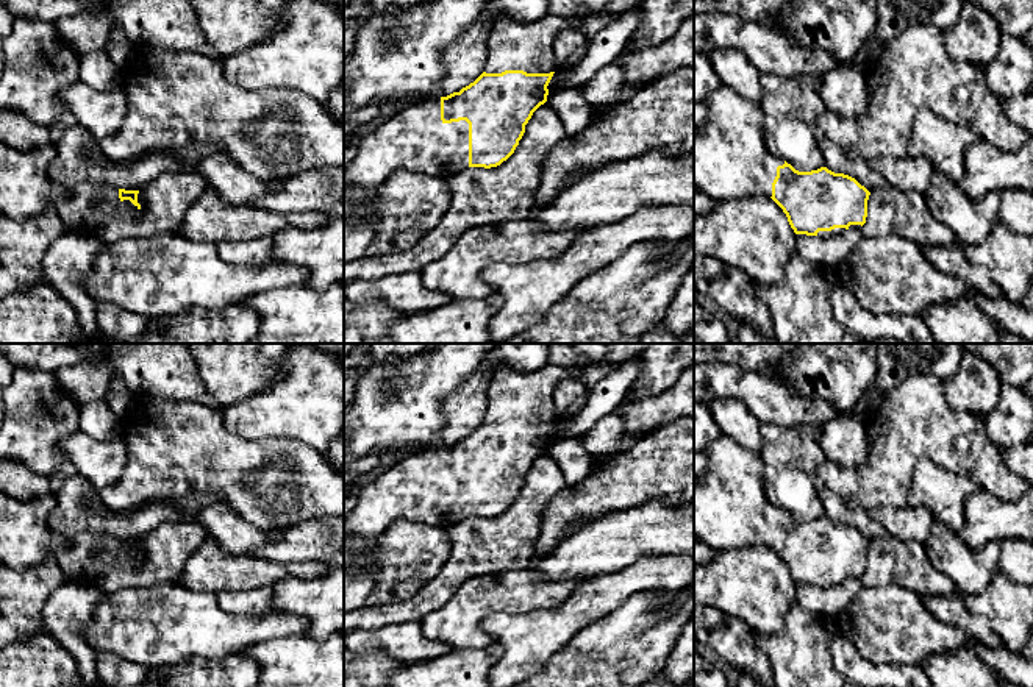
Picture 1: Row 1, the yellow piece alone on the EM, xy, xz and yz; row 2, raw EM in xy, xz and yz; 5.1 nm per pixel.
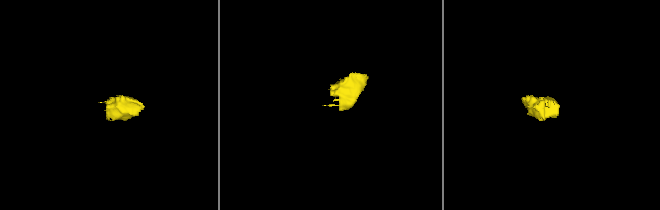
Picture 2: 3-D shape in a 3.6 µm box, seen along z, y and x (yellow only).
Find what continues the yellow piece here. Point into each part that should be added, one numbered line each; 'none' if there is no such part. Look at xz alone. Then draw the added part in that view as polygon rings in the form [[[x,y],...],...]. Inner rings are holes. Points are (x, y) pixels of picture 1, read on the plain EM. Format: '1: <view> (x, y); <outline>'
1: xz (414, 487); [[[441,448],[392,464],[356,497],[344,520],[344,543],[363,557],[399,518],[447,528],[469,517],[469,473],[444,473]]]

